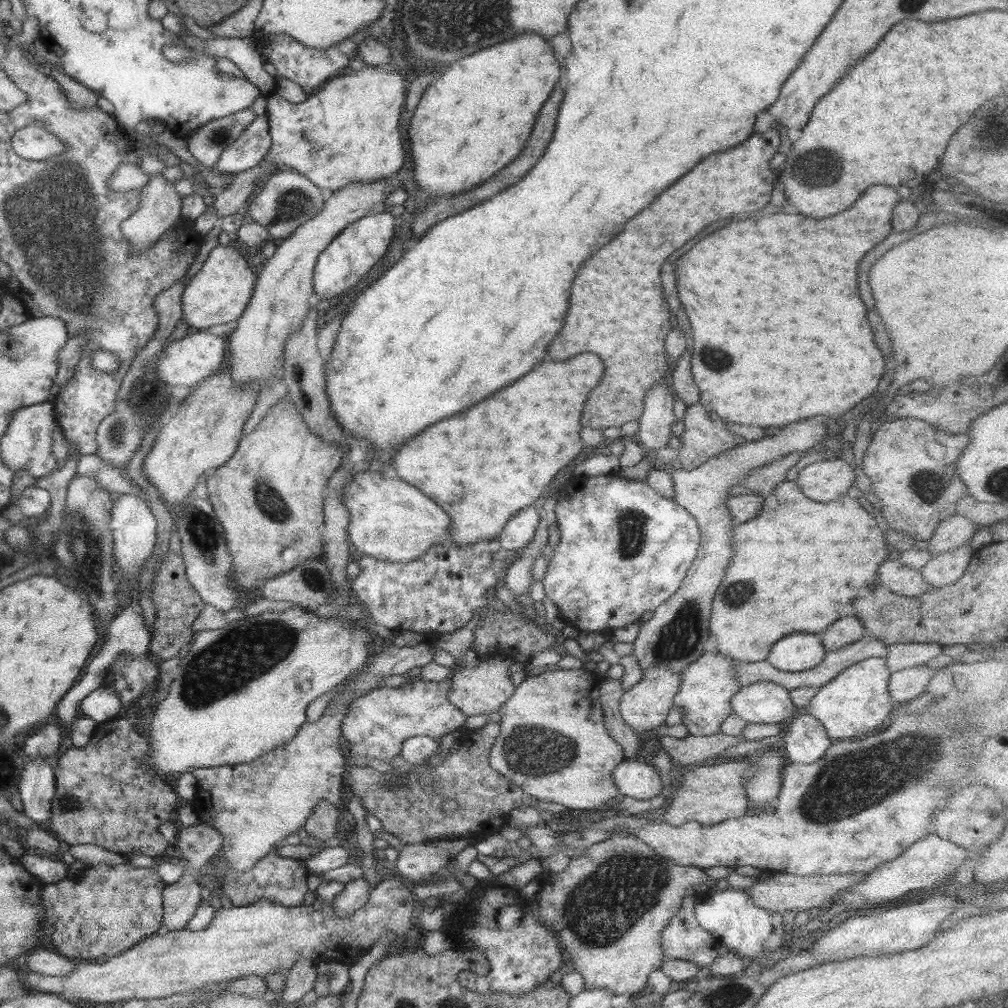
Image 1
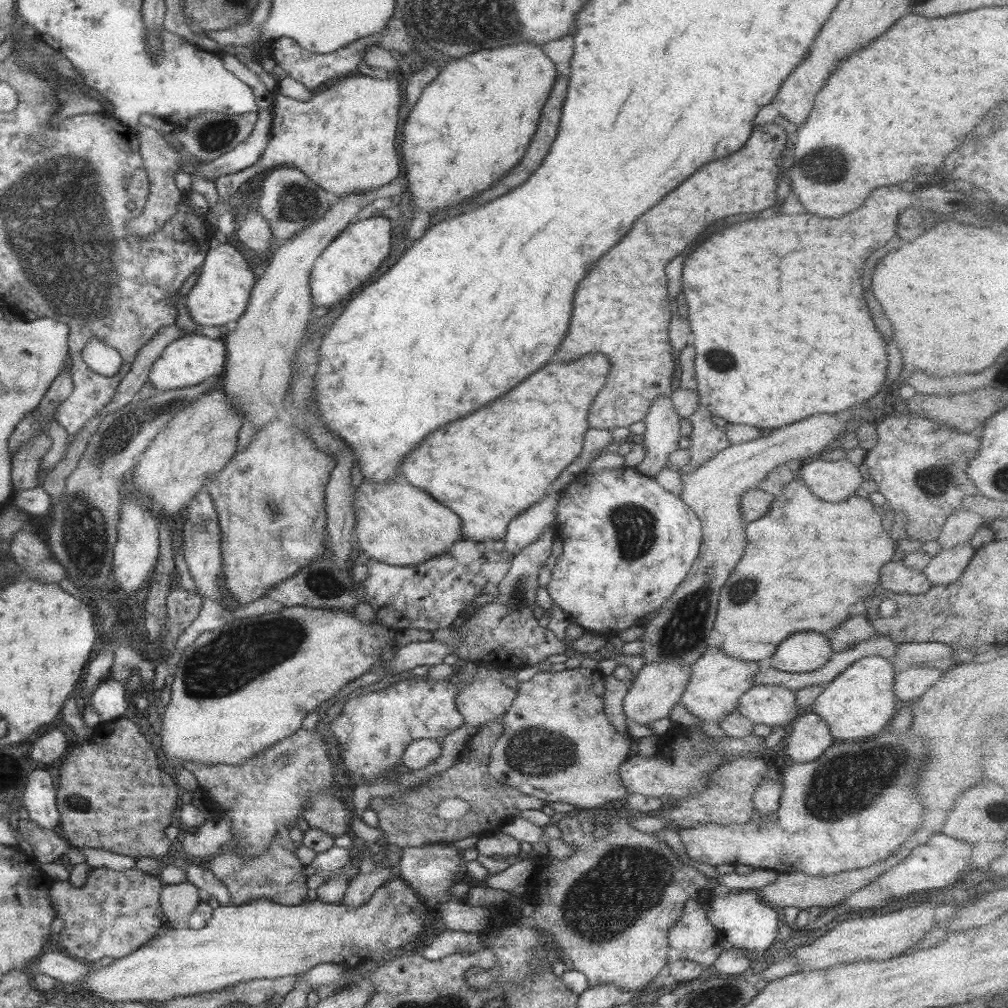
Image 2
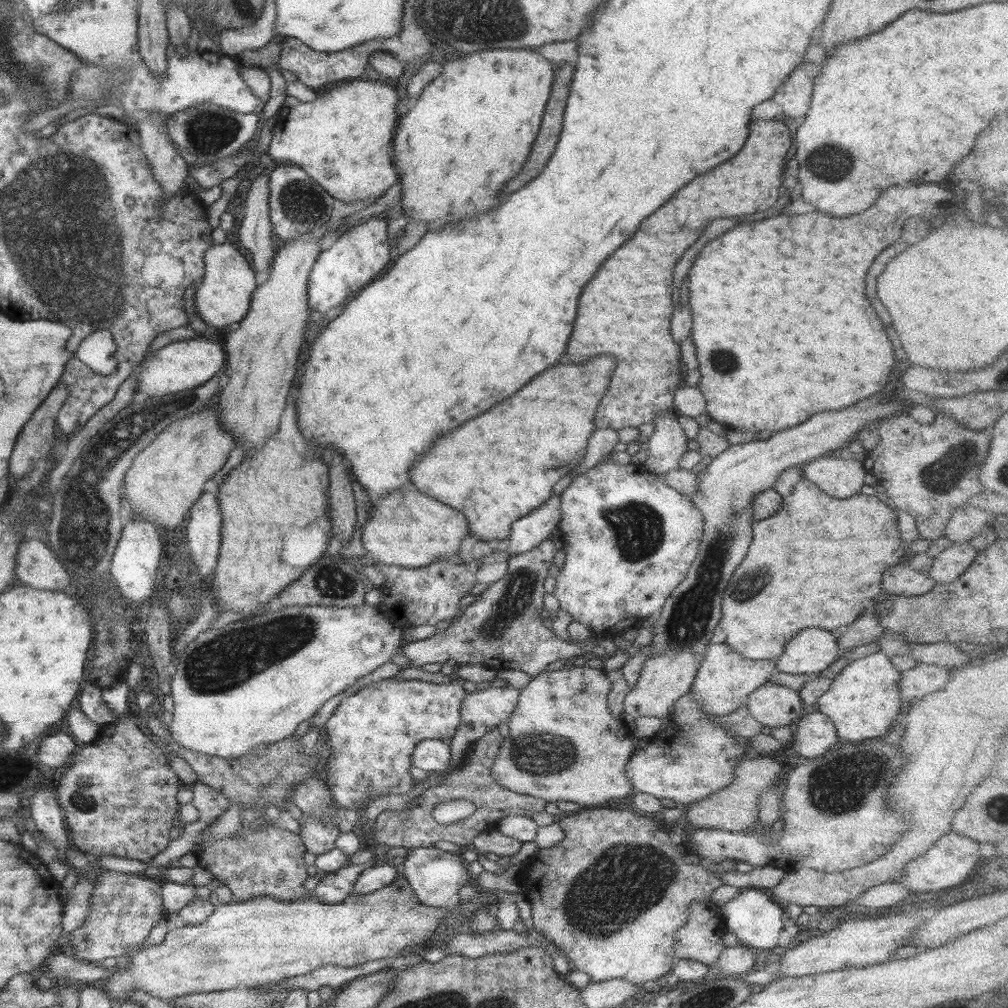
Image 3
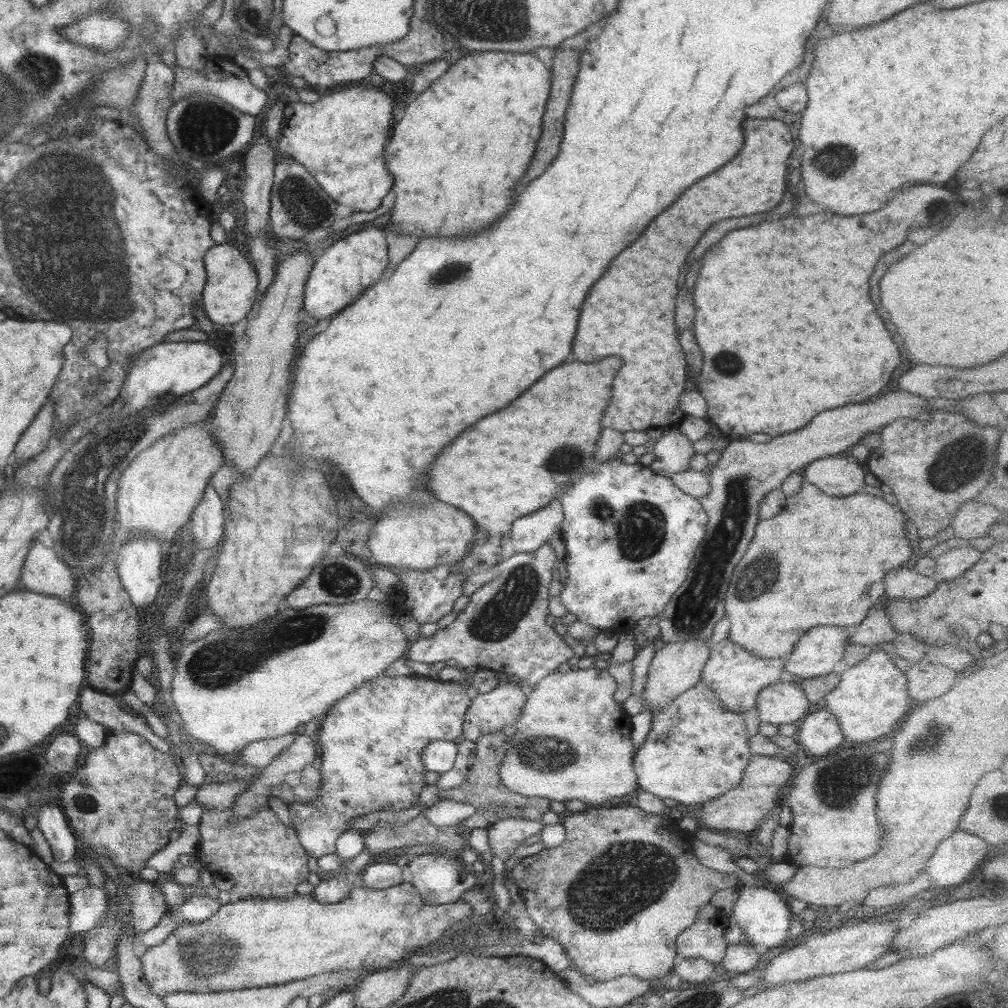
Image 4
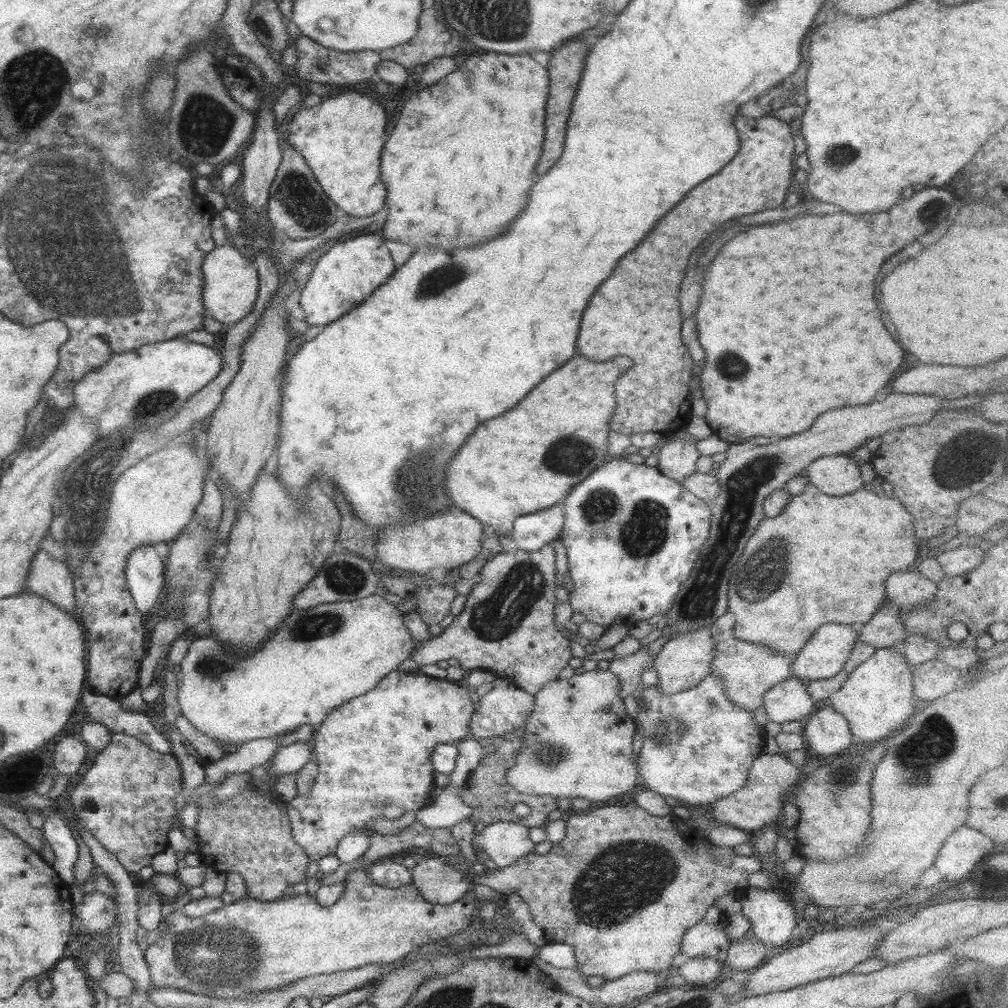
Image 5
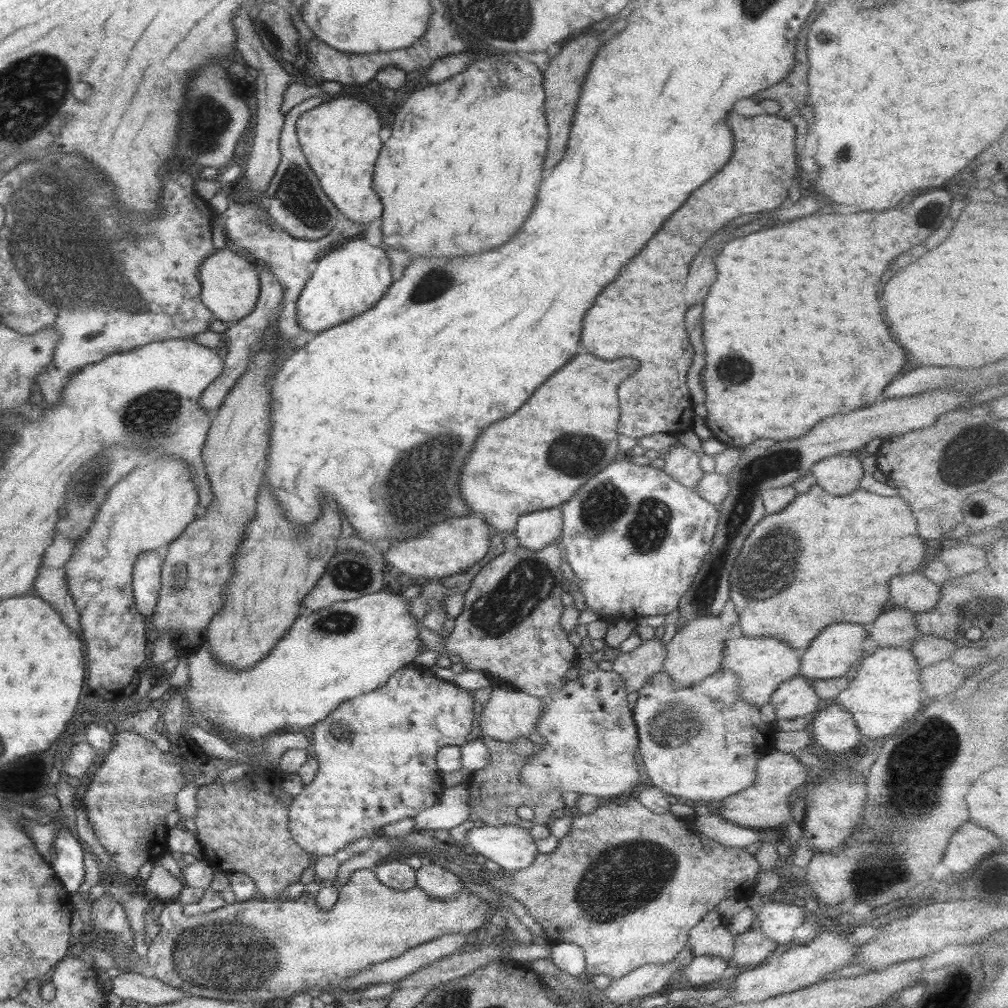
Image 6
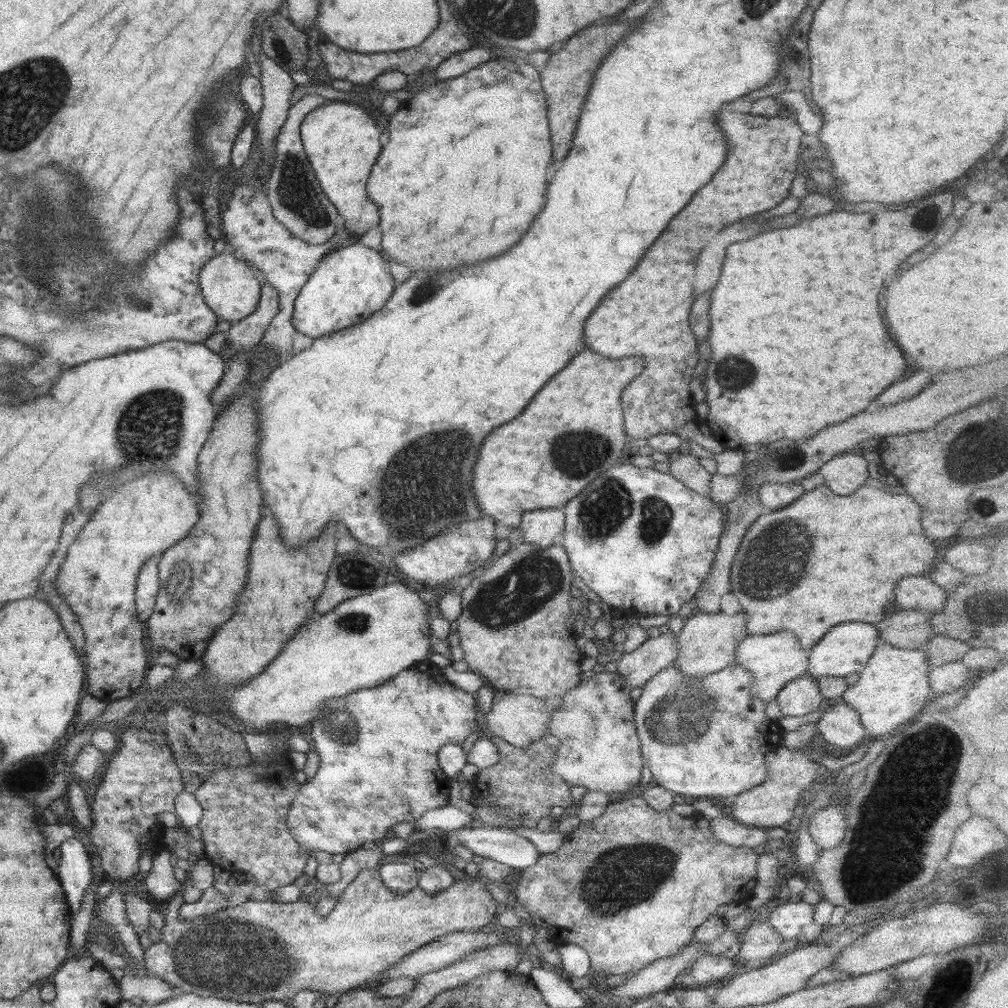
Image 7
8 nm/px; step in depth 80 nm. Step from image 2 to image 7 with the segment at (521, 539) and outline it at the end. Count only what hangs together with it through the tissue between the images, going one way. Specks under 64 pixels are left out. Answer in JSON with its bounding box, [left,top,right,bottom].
[520,508,564,548]

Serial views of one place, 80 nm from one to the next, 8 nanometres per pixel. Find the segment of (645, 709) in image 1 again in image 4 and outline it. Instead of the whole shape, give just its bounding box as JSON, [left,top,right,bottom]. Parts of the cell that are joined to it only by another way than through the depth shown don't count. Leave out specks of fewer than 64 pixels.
[622,638,709,716]

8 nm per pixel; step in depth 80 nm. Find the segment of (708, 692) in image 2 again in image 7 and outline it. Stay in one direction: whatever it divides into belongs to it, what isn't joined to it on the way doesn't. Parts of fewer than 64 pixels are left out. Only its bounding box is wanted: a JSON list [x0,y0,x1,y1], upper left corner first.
[734,630,808,704]

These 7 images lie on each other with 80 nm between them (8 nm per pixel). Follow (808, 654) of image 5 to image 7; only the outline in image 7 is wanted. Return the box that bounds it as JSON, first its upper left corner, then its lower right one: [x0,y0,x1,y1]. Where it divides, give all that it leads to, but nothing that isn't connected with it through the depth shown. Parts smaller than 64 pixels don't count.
[808,621,880,679]

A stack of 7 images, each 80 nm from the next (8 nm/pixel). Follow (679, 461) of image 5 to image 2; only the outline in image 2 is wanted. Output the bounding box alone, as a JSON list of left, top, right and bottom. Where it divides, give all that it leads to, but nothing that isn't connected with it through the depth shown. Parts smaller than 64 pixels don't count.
[636,395,681,477]

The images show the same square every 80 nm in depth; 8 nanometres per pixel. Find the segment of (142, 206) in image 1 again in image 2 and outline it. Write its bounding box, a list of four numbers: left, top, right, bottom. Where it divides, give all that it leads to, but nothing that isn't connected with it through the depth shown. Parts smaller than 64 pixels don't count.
[127,126,186,238]

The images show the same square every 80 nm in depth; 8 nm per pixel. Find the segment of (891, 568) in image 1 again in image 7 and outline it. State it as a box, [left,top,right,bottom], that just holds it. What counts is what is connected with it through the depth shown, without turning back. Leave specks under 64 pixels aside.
[895,576,947,614]

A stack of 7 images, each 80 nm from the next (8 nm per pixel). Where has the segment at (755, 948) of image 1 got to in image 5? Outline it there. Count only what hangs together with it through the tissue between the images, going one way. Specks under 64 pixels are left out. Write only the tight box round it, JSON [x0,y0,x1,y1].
[739,887,800,947]

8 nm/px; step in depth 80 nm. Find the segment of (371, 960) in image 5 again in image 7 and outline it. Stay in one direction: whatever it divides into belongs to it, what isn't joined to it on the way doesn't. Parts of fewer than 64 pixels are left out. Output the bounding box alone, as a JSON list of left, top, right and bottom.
[144,859,517,1006]

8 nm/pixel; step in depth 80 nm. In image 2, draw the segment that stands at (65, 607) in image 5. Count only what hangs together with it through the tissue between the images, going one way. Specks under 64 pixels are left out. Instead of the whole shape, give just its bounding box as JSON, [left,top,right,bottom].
[7,529,65,583]

